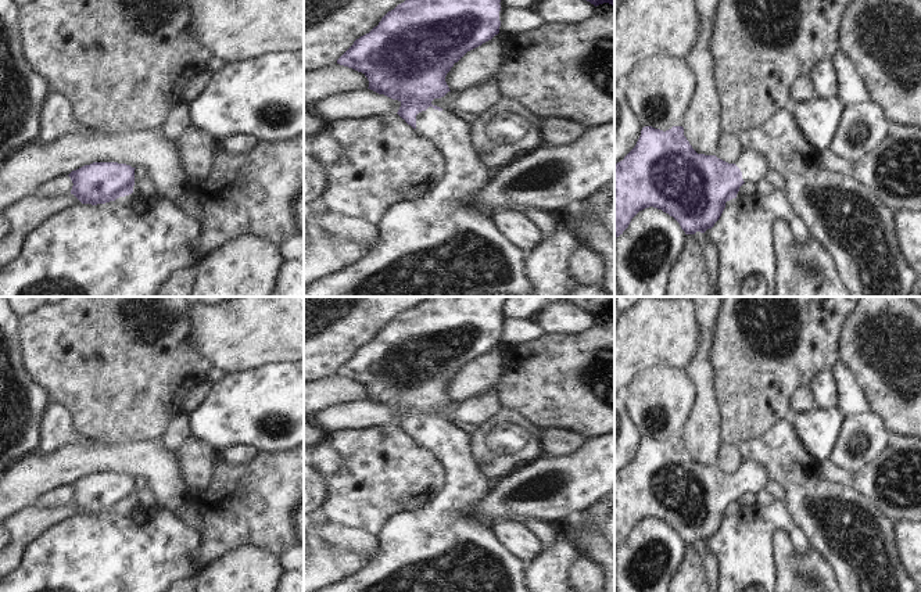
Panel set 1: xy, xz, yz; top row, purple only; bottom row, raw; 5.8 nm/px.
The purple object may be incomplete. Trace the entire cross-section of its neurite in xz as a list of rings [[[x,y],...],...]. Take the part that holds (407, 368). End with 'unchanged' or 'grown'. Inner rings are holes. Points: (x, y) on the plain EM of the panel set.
[[[430,297],[419,306],[408,309],[404,313],[398,315],[394,320],[388,322],[381,329],[377,337],[375,337],[369,344],[356,349],[354,355],[337,370],[337,374],[362,383],[369,391],[368,399],[379,405],[384,405],[393,410],[398,410],[401,413],[401,417],[397,424],[408,435],[411,435],[418,445],[429,449],[436,455],[436,458],[441,462],[445,470],[445,478],[442,489],[436,496],[433,496],[423,507],[419,507],[409,513],[397,513],[383,525],[381,531],[376,535],[380,550],[379,555],[370,563],[368,563],[363,568],[352,574],[351,577],[315,592],[530,592],[524,582],[526,563],[515,557],[510,552],[508,552],[505,546],[497,539],[491,528],[488,528],[479,520],[470,520],[463,516],[463,513],[473,503],[485,496],[491,487],[491,482],[479,471],[476,462],[472,458],[469,446],[469,434],[463,433],[455,424],[444,421],[442,419],[431,415],[434,409],[441,409],[448,402],[451,402],[445,392],[445,387],[451,381],[454,374],[458,373],[467,362],[481,356],[483,354],[491,351],[495,345],[499,344],[499,313],[506,299],[508,297]]]; grown

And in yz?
[[[645,437],[635,458],[614,476],[614,548],[623,545],[631,530],[642,520],[653,517],[673,527],[685,545],[705,543],[720,530],[725,513],[737,509],[739,498],[745,492],[759,492],[770,481],[763,464],[743,462],[735,474],[728,474],[716,466],[698,464],[687,448],[682,437],[673,437],[663,442]]]; grown

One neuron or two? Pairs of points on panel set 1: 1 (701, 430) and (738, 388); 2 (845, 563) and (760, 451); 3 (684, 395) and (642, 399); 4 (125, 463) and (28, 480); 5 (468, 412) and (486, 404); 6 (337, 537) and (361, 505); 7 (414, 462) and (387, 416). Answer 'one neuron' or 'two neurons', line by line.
1: two neurons
2: one neuron
3: one neuron
4: one neuron
5: one neuron
6: two neurons
7: two neurons

